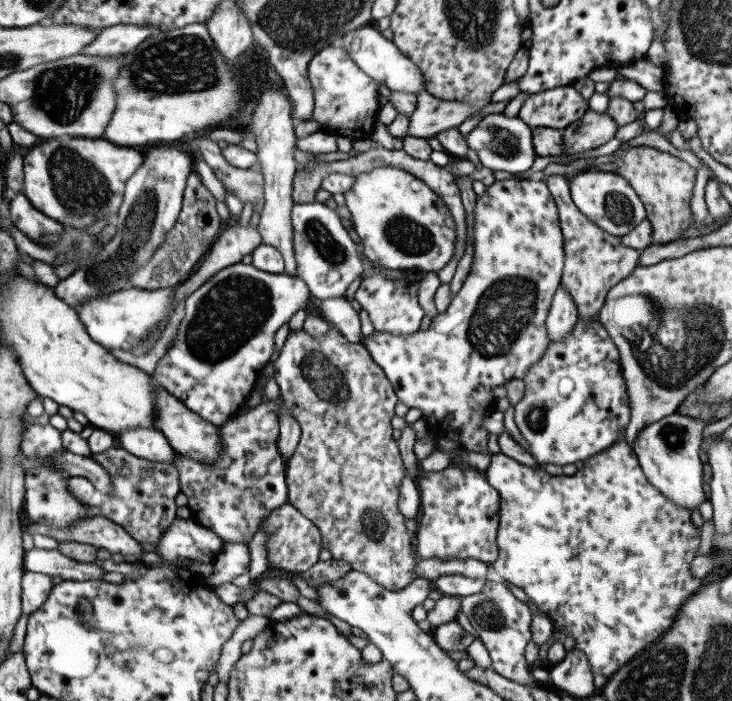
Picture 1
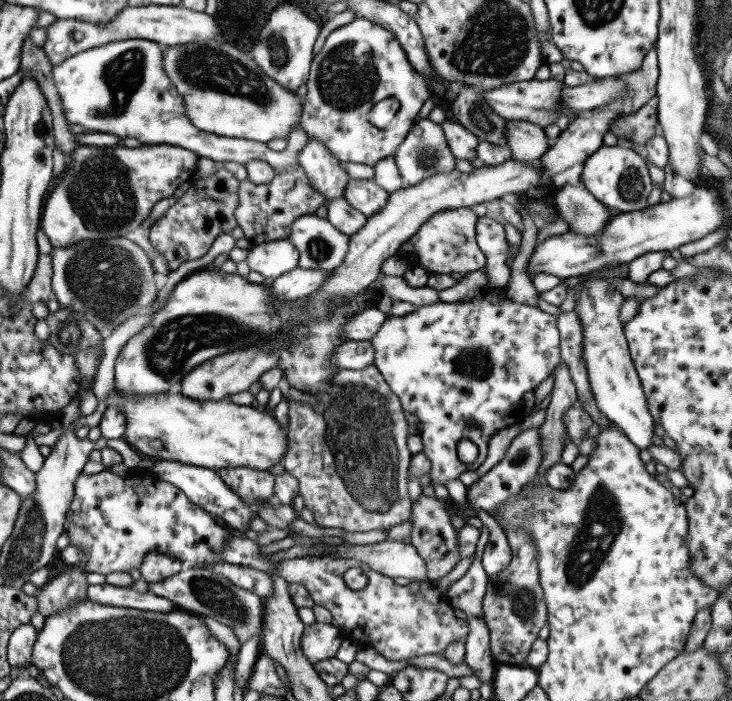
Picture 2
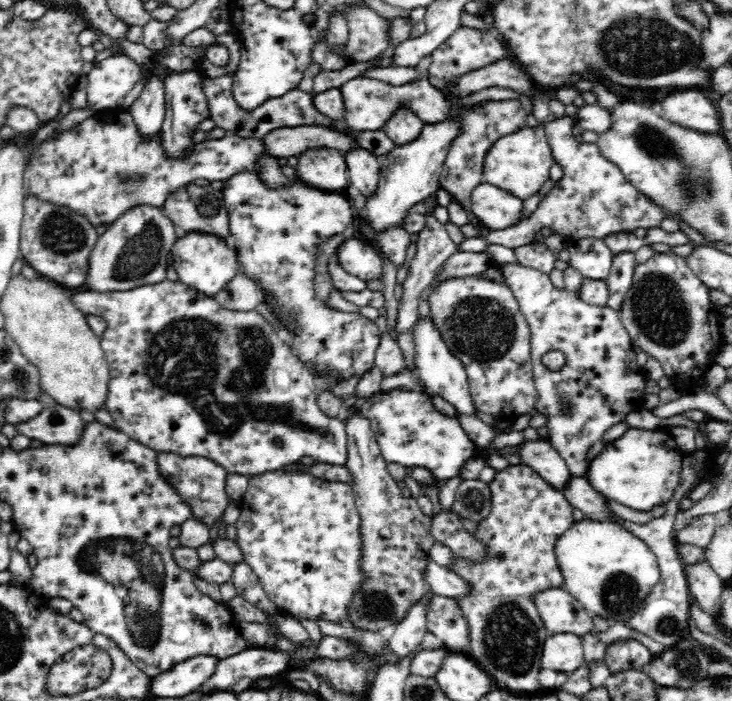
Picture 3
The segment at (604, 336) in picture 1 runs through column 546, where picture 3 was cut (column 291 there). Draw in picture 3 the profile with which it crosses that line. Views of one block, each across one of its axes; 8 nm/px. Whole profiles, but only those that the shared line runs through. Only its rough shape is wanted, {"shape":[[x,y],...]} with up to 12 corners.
{"shape":[[182,282],[70,295],[105,404],[248,478],[347,434],[260,310]]}

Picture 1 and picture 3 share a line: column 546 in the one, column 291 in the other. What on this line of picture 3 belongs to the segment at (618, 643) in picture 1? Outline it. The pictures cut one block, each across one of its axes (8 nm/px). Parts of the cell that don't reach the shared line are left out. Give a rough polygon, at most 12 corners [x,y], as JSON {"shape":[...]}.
{"shape":[[250,478],[235,542],[268,598],[344,626],[367,581],[349,484]]}

